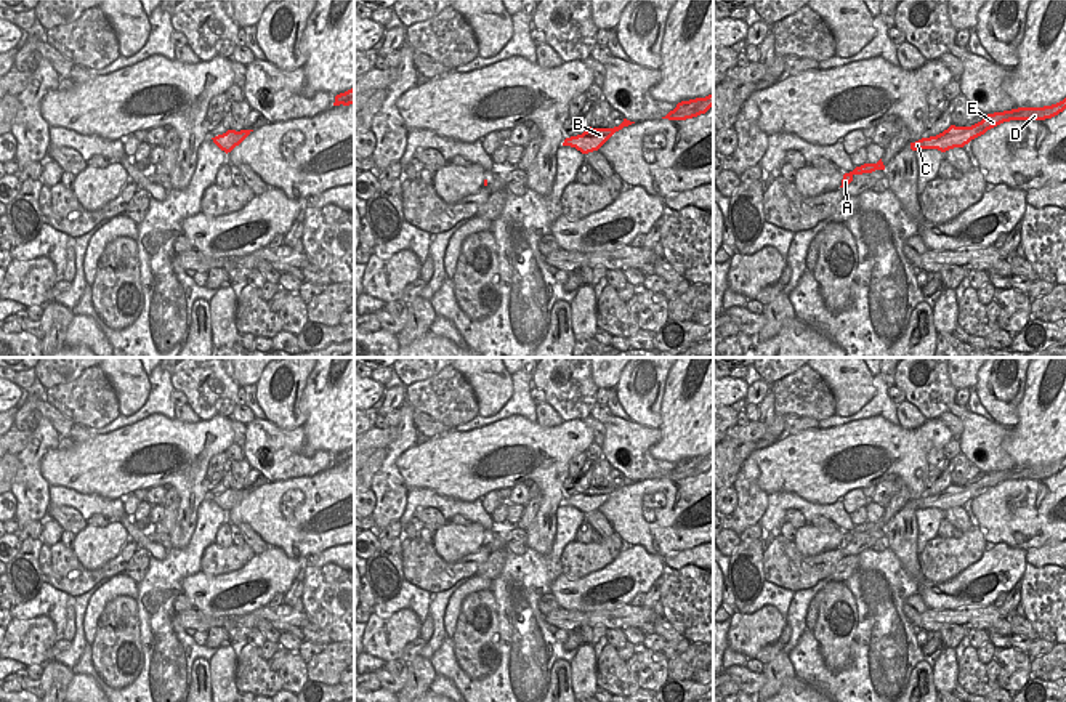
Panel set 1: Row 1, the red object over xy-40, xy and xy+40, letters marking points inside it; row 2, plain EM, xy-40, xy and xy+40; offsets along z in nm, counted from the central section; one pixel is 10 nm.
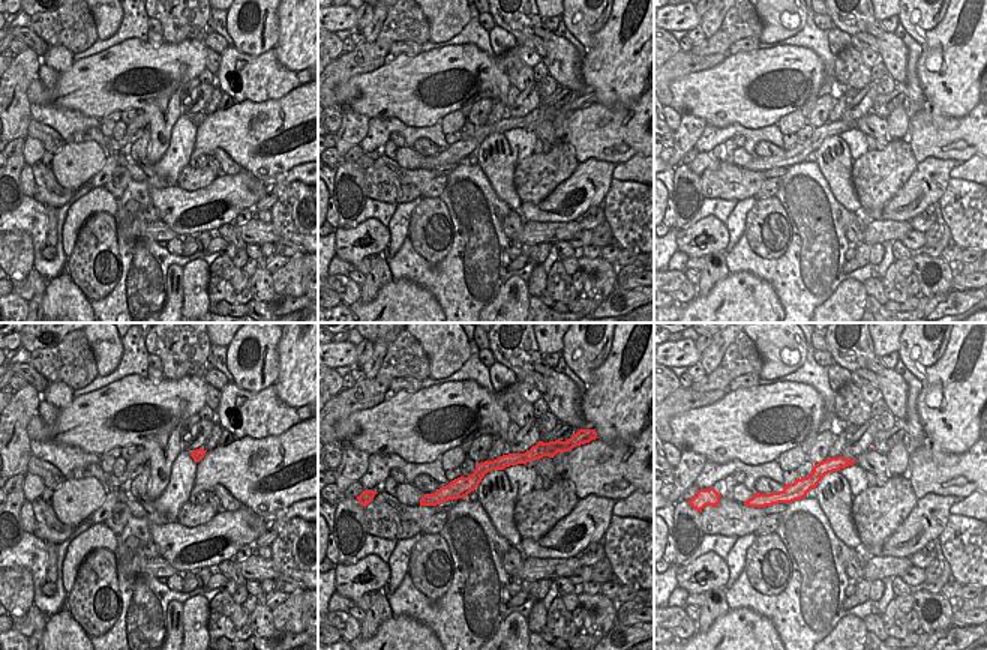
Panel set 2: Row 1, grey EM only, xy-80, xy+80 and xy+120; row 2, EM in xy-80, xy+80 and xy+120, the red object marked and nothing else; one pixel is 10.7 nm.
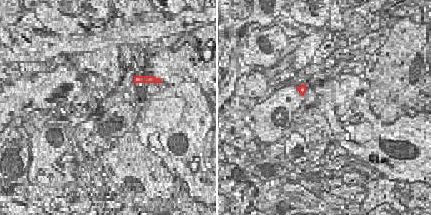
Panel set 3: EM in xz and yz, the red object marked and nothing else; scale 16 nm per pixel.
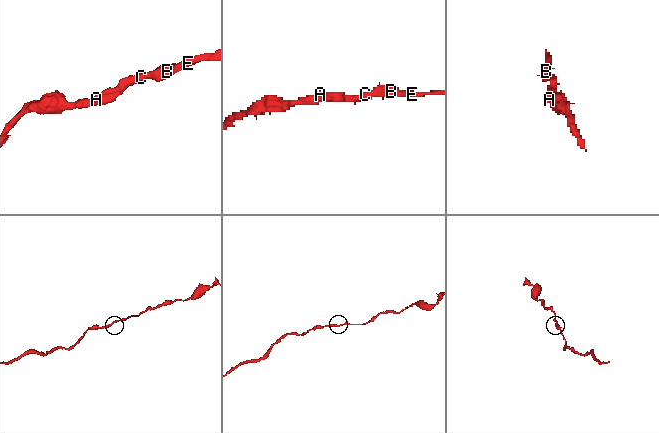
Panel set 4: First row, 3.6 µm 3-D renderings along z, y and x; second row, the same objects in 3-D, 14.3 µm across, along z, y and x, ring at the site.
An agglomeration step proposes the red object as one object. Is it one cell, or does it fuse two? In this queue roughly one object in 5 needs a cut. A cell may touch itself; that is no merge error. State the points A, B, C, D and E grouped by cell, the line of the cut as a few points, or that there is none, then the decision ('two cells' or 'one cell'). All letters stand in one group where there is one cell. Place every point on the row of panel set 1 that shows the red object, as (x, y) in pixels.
A B C D E; no cut; one cell

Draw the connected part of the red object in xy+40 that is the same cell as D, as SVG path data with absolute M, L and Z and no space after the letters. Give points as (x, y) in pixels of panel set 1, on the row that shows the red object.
M1066 98L1056 104L1044 107L1018 107L1003 112L987 114L981 122L971 127L955 127L951 125L947 130L936 136L922 138L915 143L911 143L912 151L922 149L938 149L946 152L954 147L963 147L971 139L984 135L987 130L1010 120L1045 120L1058 115L1066 109Z

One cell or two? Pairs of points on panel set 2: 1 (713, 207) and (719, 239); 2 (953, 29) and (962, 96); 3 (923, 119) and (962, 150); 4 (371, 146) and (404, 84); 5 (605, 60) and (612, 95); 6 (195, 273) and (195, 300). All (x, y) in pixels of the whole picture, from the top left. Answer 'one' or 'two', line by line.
1: two
2: one
3: one
4: two
5: one
6: one

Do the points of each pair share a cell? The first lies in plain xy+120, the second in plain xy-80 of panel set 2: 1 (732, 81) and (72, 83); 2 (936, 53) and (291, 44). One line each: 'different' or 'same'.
1: same
2: same

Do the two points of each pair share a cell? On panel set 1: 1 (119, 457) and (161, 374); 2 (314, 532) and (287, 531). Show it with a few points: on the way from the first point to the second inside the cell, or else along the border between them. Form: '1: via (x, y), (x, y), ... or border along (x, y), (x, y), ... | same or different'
1: border along (173, 417), (149, 414), (101, 435) | different
2: via (308, 531), (294, 531) | same

